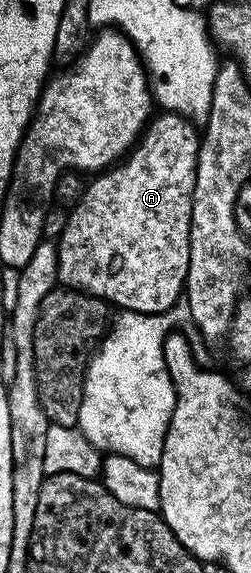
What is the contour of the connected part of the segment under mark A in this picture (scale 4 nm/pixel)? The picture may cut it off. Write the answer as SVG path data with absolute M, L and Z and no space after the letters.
M167 111L159 115L149 120L140 140L123 160L95 174L85 184L80 201L71 206L56 246L56 280L61 286L80 289L130 313L169 312L171 305L181 300L190 267L190 211L201 134L187 117Z

